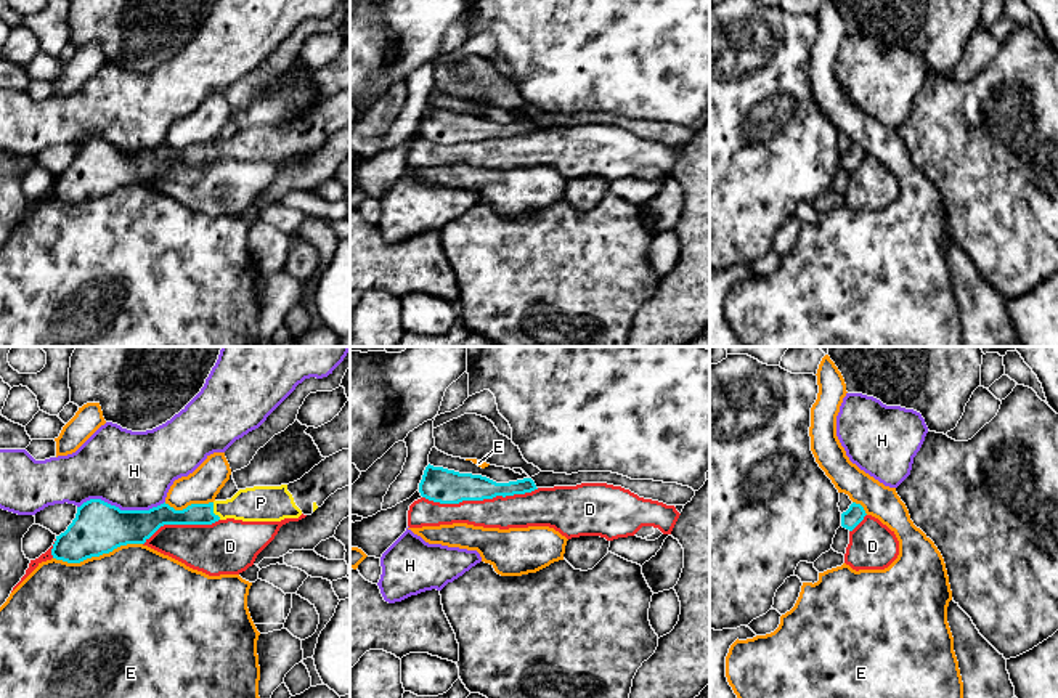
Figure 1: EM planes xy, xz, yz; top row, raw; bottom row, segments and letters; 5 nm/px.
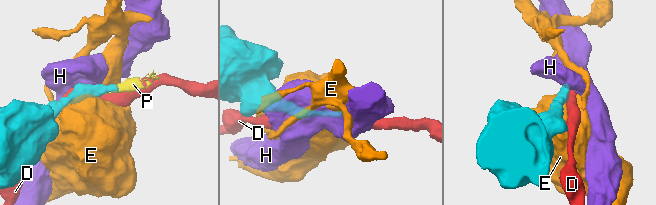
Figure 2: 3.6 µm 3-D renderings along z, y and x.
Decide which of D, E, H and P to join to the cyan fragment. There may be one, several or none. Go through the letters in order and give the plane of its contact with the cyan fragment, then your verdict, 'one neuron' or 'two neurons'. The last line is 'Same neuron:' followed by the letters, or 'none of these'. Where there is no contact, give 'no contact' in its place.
D: contact in xz; two neurons
E: contact in xy; two neurons
H: contact in xy; two neurons
P: contact in xy; one neuron
Same neuron: P

